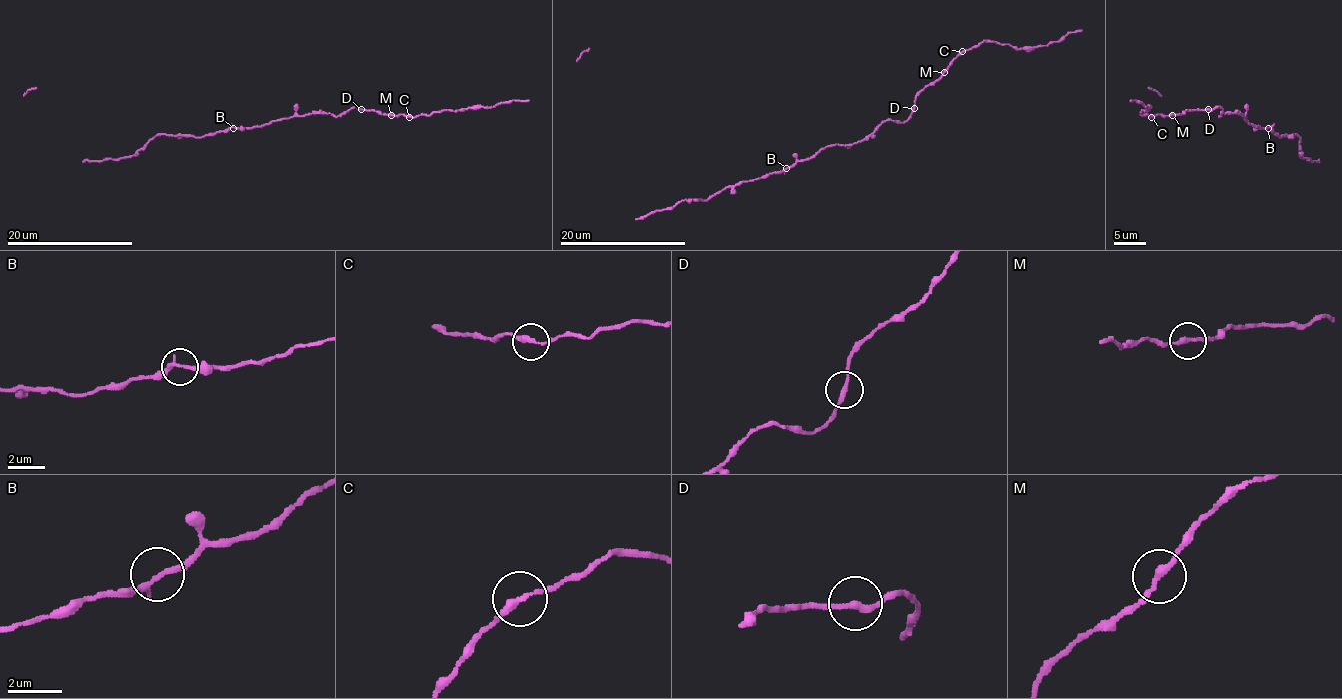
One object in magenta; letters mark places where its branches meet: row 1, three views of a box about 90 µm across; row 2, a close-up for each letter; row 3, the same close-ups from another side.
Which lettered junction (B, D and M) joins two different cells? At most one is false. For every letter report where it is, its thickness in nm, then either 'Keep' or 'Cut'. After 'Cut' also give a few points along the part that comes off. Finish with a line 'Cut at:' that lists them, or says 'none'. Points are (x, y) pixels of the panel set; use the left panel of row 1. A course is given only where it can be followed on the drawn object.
B: Place: (233, 128). Thickness 200 nm. Keep
D: Place: (361, 109). Thickness 220 nm. Keep
M: Place: (391, 115). Thickness 240 nm. Keep
Cut at: none

